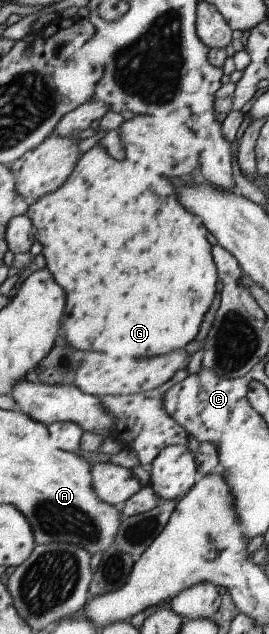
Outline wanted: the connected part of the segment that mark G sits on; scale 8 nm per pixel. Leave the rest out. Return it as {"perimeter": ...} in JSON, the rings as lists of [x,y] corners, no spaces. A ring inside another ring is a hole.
{"perimeter":[[[97,142],[89,150],[80,155],[73,172],[67,180],[54,190],[28,205],[26,215],[37,235],[41,245],[41,254],[49,268],[55,284],[65,292],[65,310],[61,316],[61,328],[65,342],[75,350],[93,350],[93,352],[105,352],[109,356],[129,356],[129,358],[149,358],[149,356],[161,356],[171,350],[181,350],[187,342],[191,342],[197,336],[197,330],[205,311],[211,306],[211,300],[215,296],[215,284],[217,284],[216,266],[210,253],[211,245],[207,242],[202,227],[202,222],[195,214],[189,214],[183,210],[183,206],[177,202],[176,188],[167,179],[179,176],[157,176],[149,168],[145,168],[141,162],[137,162],[137,156],[133,158],[133,152],[125,150],[124,159],[113,159],[107,150]]]}

